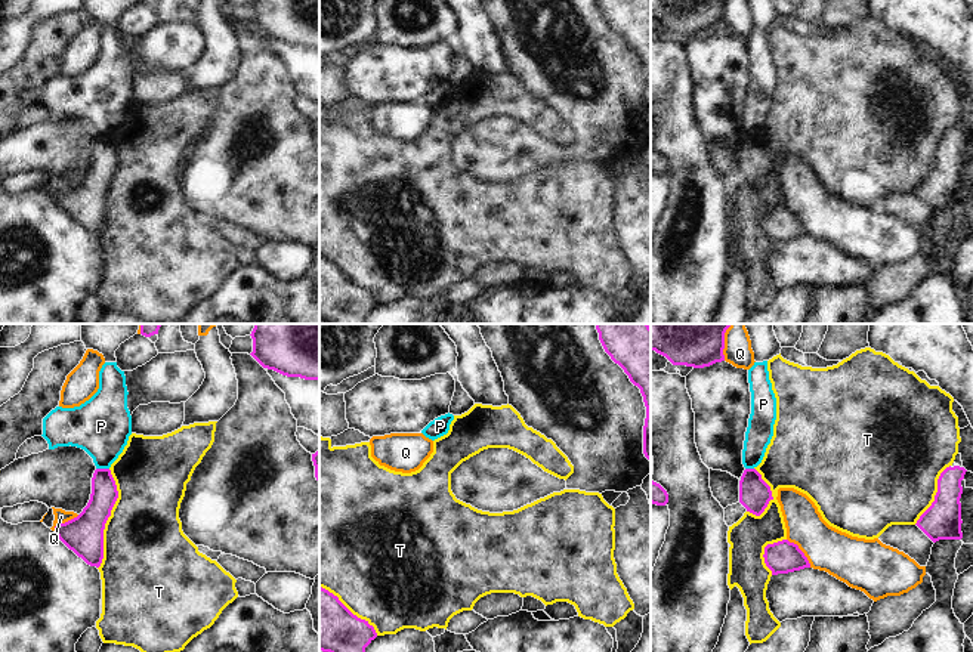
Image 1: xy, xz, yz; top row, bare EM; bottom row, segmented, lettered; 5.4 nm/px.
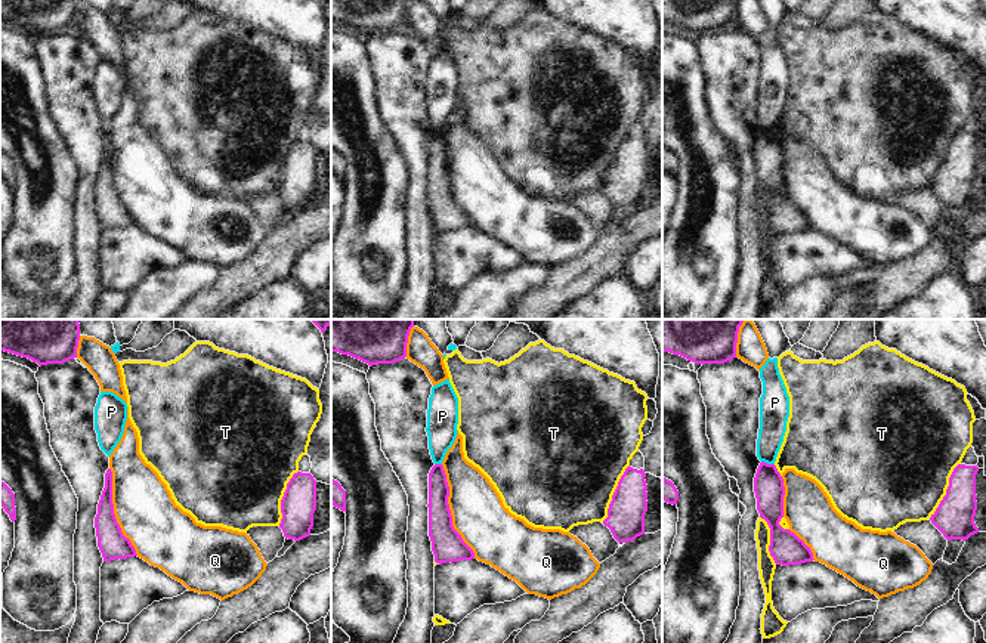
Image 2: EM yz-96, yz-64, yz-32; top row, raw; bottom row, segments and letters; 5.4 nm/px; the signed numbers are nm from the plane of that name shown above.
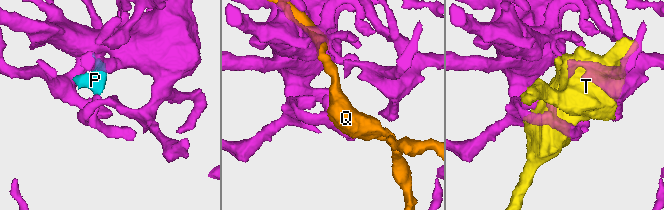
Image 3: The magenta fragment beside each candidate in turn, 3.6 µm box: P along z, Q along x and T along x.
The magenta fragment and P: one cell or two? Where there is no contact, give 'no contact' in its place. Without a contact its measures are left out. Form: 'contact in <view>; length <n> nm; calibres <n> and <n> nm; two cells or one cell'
contact in xy; length 70 nm; calibres 140 and 320 nm; two cells

